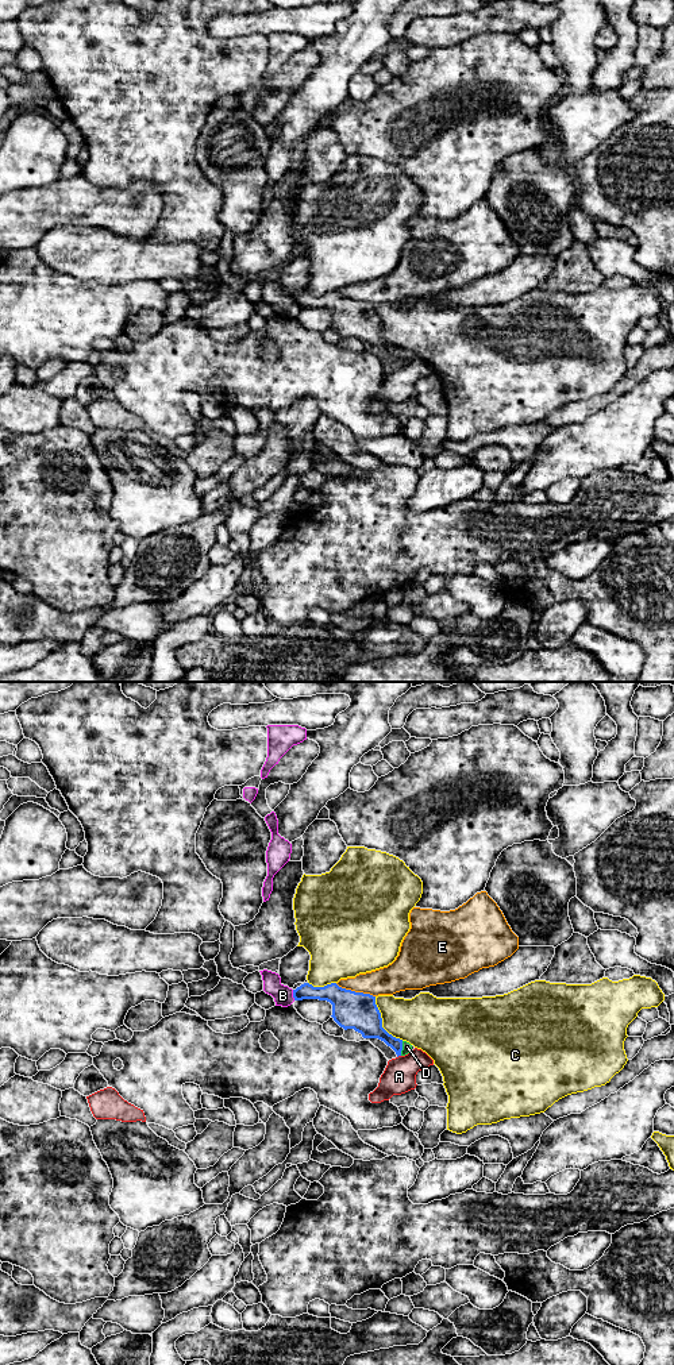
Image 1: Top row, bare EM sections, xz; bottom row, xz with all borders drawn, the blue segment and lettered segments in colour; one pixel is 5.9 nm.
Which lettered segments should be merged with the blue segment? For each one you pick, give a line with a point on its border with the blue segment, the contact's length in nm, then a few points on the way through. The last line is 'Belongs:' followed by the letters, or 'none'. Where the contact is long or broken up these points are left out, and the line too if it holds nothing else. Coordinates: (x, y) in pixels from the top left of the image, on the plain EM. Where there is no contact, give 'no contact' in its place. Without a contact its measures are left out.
Belongs: none

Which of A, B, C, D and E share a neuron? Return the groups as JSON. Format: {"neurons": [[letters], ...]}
{"neurons": [["A"], ["B"], ["C"], ["D"], ["E"]]}

